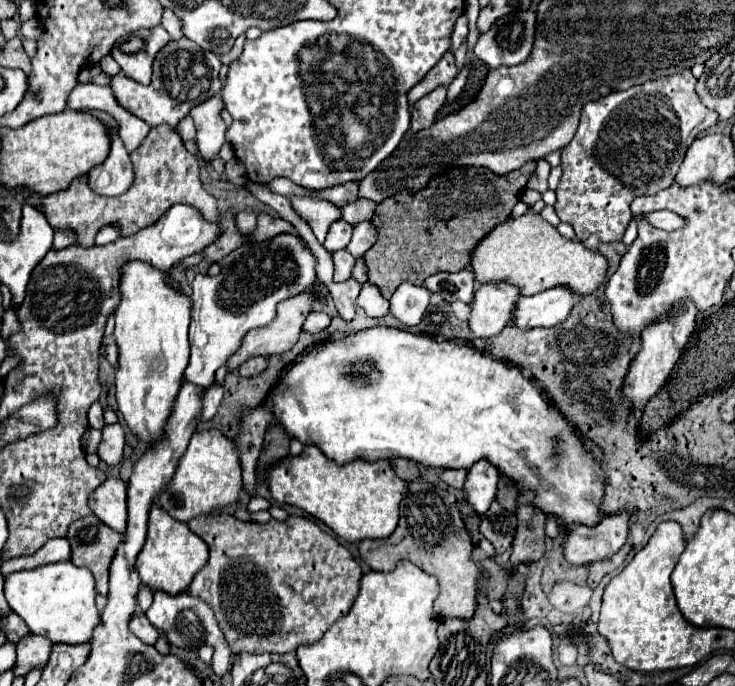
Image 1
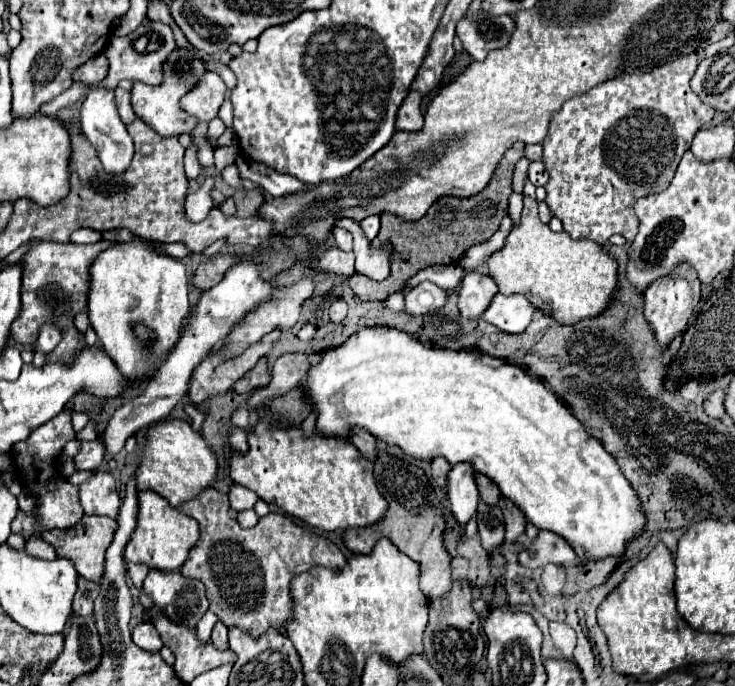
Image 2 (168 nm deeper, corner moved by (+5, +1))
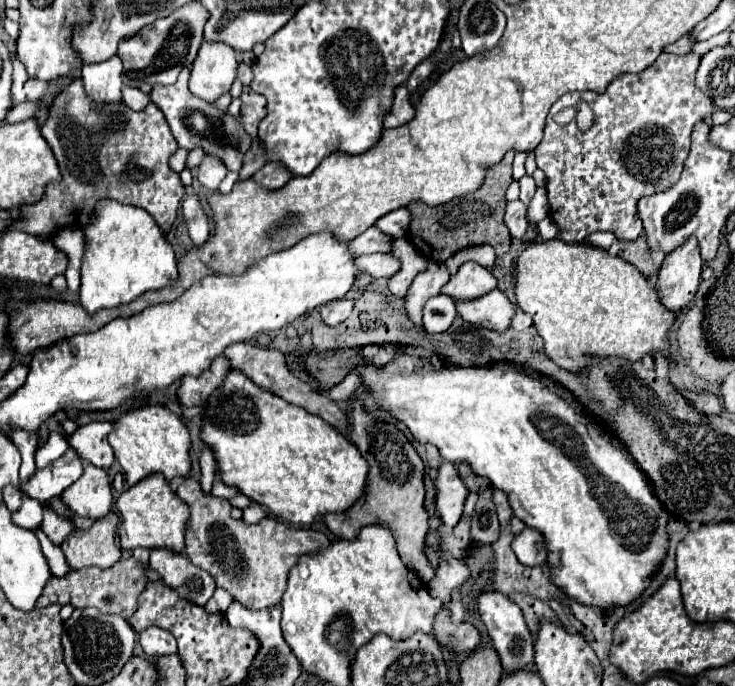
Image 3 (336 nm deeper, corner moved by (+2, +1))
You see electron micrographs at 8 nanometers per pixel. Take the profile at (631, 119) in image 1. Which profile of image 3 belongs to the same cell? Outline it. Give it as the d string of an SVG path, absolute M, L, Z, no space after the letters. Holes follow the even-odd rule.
M662 52L662 54L658 56L658 60L656 60L652 66L644 68L642 72L638 72L638 74L620 74L618 78L614 78L614 82L610 82L610 86L608 86L602 94L594 94L594 90L568 92L568 94L564 94L564 96L550 108L550 114L548 114L546 126L544 126L544 138L542 138L542 142L538 144L538 148L534 150L534 154L536 154L536 164L538 164L538 168L546 174L546 190L548 190L548 202L550 202L550 218L552 218L552 220L558 224L558 228L560 228L560 234L558 234L560 240L564 240L564 242L582 242L586 236L590 236L590 234L594 234L594 232L602 232L602 230L612 232L618 240L636 240L636 238L642 234L642 220L638 218L636 202L638 202L642 196L652 196L652 194L656 194L656 192L668 190L670 186L674 186L674 182L678 182L680 172L682 172L682 166L684 166L684 160L686 160L686 156L688 156L688 152L690 152L690 134L692 134L692 130L694 130L694 126L696 126L698 122L702 122L706 116L712 114L712 100L710 100L706 94L702 94L702 92L696 88L696 84L694 84L694 74L696 74L696 70L698 70L698 64L700 64L700 56L698 56L696 52L690 52L690 54L684 54L684 56ZM580 98L586 100L588 106L590 106L592 112L594 112L594 124L592 124L592 128L586 130L586 132L582 132L582 130L578 130L578 126L576 126L574 122L564 124L564 126L556 124L556 122L554 122L554 114L562 110L562 102L576 104Z

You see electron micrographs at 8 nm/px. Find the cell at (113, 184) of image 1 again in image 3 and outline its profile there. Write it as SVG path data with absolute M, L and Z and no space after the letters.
M118 56L100 64L84 64L82 80L86 96L96 104L122 102L120 74L122 74L122 62Z

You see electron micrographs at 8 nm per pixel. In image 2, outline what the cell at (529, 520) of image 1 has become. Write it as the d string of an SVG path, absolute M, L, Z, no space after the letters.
M501 498L501 500L499 500L499 506L501 506L503 516L505 516L505 538L507 538L509 542L515 542L515 538L525 532L525 522L527 522L527 520L523 518L521 510L519 510L511 500Z

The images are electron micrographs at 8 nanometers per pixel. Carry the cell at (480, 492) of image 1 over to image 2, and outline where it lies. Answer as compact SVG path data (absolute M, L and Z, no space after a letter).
M455 464L447 474L447 498L451 496L451 512L461 526L475 516L479 504L479 490L473 474L475 472L467 464Z

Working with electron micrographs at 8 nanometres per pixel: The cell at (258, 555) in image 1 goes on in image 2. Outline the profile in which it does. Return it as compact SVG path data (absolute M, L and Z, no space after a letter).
M215 488L201 490L193 500L183 502L179 510L199 522L199 540L191 548L181 568L181 574L189 578L199 578L207 586L209 610L215 612L225 626L239 626L253 636L259 636L263 630L271 626L283 628L283 622L287 622L287 614L291 614L291 606L293 606L289 594L289 582L295 574L301 574L311 566L327 566L327 568L345 566L345 556L329 538L319 536L311 528L303 528L295 524L283 514L269 512L267 516L259 518L257 526L241 528L237 520L229 518L229 496Z

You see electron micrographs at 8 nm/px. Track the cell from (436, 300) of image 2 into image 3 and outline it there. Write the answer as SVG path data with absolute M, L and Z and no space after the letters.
M444 294L430 298L424 306L424 330L430 334L448 330L454 318L456 318L454 302Z

